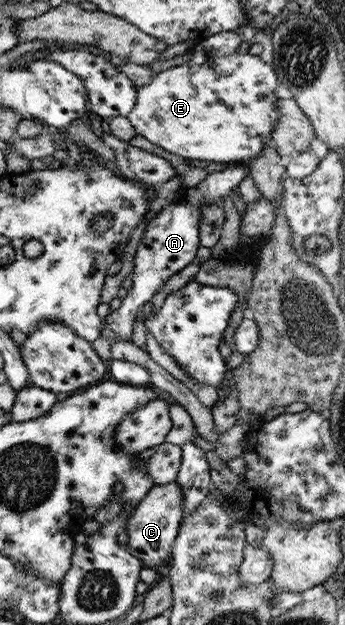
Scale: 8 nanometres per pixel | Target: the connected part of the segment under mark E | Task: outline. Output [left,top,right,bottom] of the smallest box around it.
[127,30,280,165]

